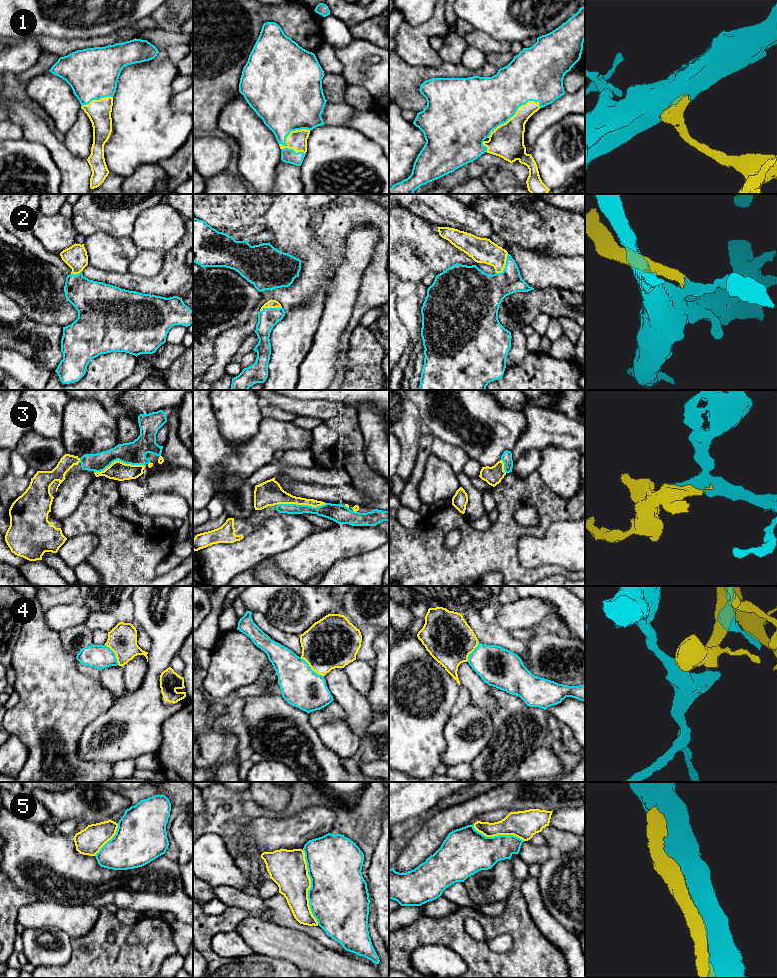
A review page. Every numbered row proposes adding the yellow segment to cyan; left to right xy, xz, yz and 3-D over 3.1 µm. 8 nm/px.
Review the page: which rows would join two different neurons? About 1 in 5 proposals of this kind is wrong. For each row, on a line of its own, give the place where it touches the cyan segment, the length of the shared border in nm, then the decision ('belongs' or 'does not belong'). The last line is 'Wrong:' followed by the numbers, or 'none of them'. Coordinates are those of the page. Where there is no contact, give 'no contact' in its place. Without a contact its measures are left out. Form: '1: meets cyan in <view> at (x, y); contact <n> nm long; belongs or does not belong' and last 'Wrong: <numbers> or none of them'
1: meets cyan in xz at (290, 132); contact 280 nm long; belongs
2: meets cyan in yz at (505, 266); contact 190 nm long; belongs
3: meets cyan in xy at (118, 459); contact 400 nm long; belongs
4: meets cyan in xz at (310, 668); contact 240 nm long; belongs
5: meets cyan in xz at (310, 887); contact 600 nm long; belongs
Wrong: none of them

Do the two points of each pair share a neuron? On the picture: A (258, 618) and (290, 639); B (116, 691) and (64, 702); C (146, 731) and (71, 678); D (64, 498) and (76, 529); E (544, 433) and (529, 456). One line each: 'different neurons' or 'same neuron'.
A: same neuron
B: different neurons
C: different neurons
D: different neurons
E: different neurons

